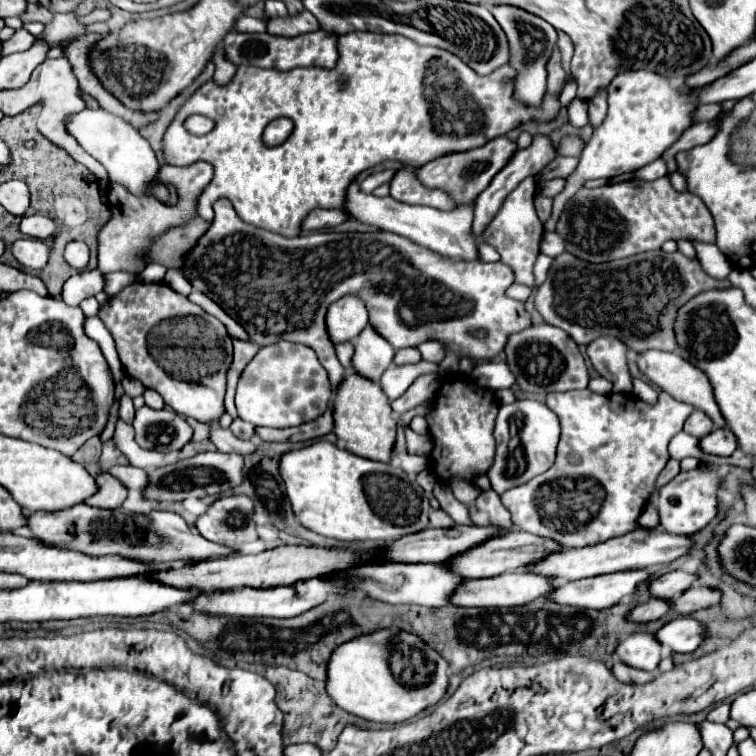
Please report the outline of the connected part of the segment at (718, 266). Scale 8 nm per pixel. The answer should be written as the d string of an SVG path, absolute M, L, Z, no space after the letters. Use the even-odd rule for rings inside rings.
M692 241L694 249L696 249L696 257L700 261L700 265L708 271L708 275L712 277L718 277L718 279L726 279L728 273L734 269L732 263L718 251L716 245L712 243L696 243Z

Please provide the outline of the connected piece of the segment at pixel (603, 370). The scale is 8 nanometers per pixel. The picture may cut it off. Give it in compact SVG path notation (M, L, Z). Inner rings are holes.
M612 335L598 337L588 345L588 357L594 369L612 381L614 393L632 393L632 377L626 365L626 343L614 339Z

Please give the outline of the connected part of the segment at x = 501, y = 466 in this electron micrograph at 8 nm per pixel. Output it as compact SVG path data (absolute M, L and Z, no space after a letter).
M522 399L510 405L502 405L494 427L496 437L496 457L494 465L486 473L492 489L502 495L504 491L530 481L532 477L544 473L554 465L556 445L560 439L560 423L554 411L536 399Z

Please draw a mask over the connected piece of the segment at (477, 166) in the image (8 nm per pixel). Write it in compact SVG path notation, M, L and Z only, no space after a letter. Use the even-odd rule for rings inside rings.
M496 137L492 141L488 141L482 147L470 149L470 151L460 151L460 153L450 153L450 155L442 155L422 167L418 167L416 177L422 185L426 187L438 187L442 191L446 191L450 195L450 199L454 199L456 207L460 205L474 205L478 195L490 185L492 177L502 169L502 165L506 165L506 161L510 159L510 155L514 153L516 143L506 139L506 137Z

